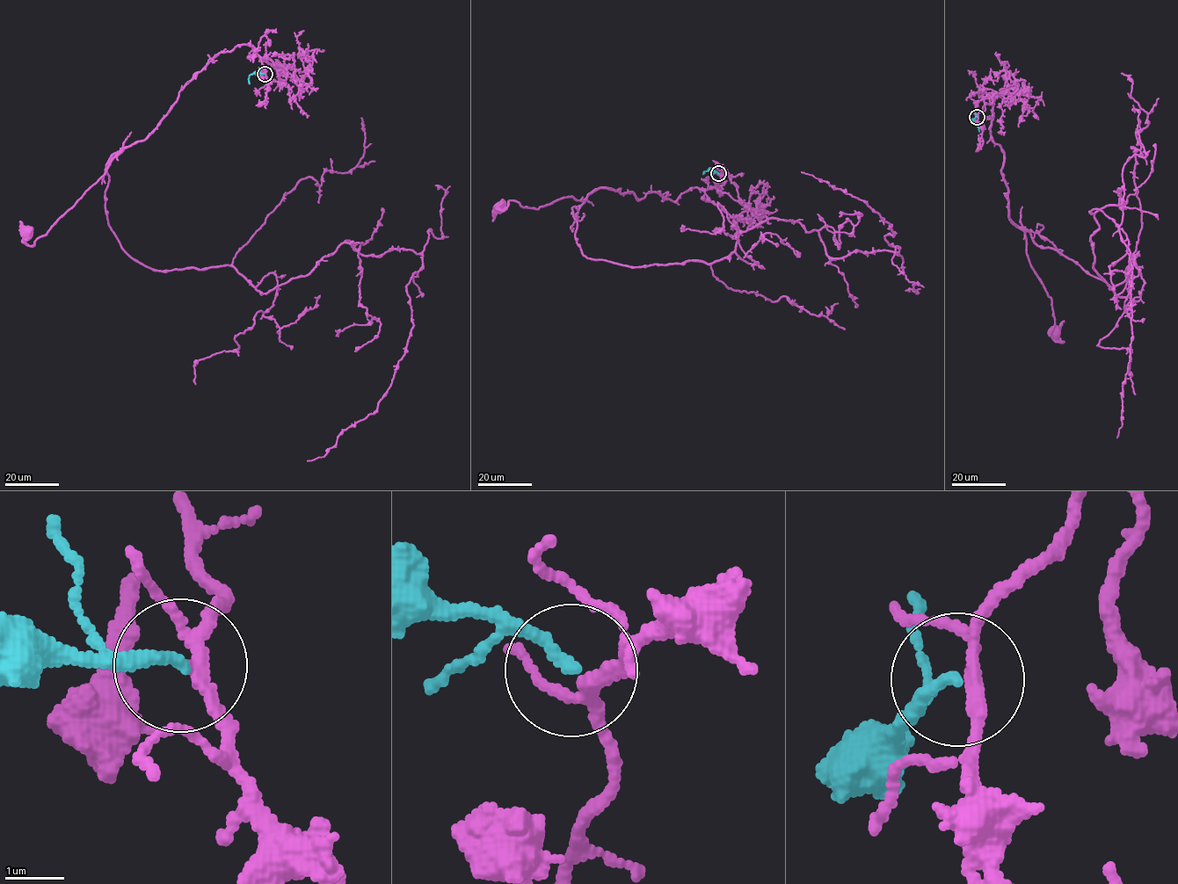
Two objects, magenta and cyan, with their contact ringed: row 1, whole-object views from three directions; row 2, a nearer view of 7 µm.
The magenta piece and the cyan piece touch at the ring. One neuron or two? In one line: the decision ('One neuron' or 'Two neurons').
One neuron

